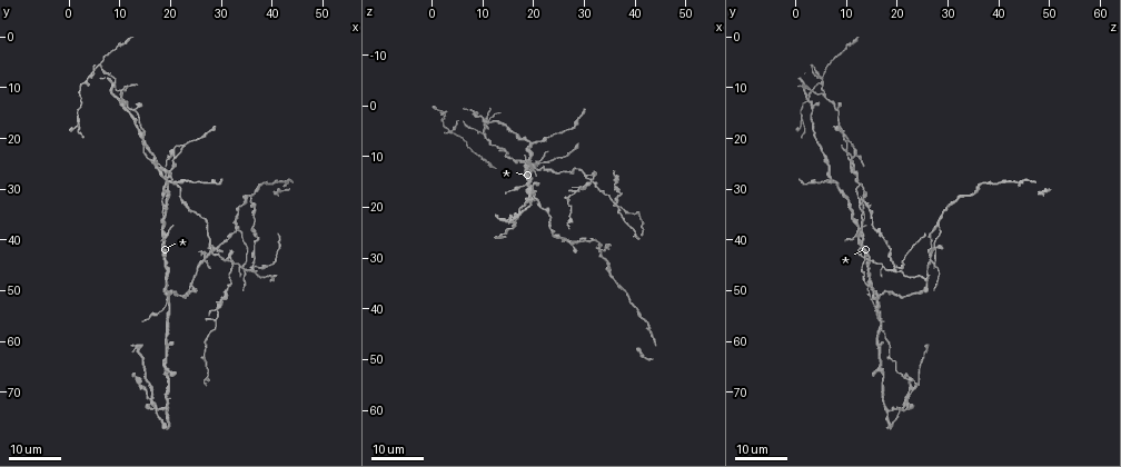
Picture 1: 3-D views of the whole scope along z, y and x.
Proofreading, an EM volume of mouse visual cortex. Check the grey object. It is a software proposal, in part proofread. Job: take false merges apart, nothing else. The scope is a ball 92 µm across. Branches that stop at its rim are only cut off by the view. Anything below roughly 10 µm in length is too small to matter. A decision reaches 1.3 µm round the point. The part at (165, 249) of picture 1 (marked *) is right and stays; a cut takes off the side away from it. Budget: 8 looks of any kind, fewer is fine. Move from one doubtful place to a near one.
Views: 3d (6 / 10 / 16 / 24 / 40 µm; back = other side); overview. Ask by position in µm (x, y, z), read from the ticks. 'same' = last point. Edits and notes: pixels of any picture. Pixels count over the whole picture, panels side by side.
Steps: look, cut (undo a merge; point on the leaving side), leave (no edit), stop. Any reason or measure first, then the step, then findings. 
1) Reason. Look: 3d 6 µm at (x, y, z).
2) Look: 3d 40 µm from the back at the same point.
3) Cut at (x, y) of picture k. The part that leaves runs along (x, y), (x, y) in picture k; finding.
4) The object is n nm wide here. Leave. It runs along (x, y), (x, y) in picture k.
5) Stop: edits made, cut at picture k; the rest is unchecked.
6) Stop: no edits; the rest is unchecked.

Look: 3d 16 µm at (20.0, 27.0, 12.5).

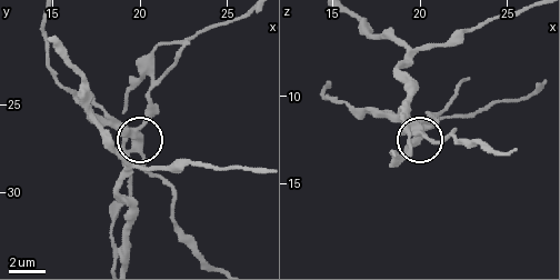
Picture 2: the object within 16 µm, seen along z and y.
Closer look. Look: 3d 10 µm at (19.8, 27.3, 12.2).

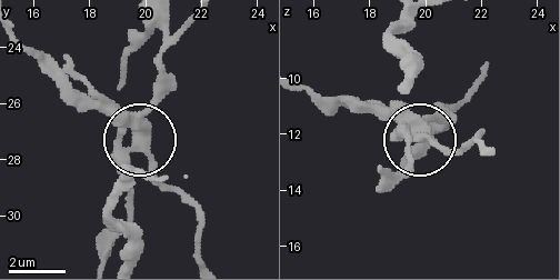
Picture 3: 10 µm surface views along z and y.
The side arm is 52 µm long. Leave. It runs along (102, 260), (127, 218), (127, 160), (136, 139), (100, 98) in picture 3; continuous, no second neuron.

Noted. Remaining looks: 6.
Small branch off a trunk. Look: 3d 24 µm at (3.5, 8.5, 5.5).

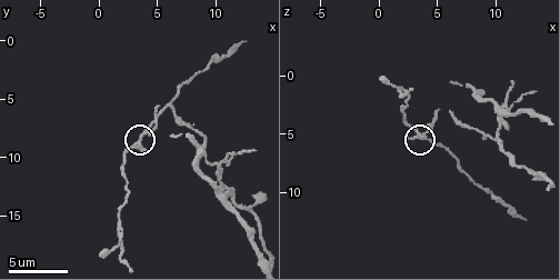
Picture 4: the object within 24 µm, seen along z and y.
Look: 3d 6 µm at (3.4, 8.8, 5.2).

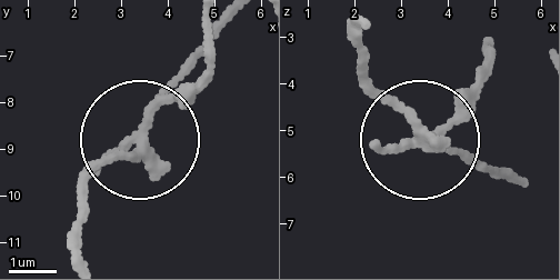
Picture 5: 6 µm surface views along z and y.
5 arms meet here. Leave. All the same neuron.

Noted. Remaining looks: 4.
Three arms meet. Look: 3d 16 µm at (30.5, 43.5, 13.5).

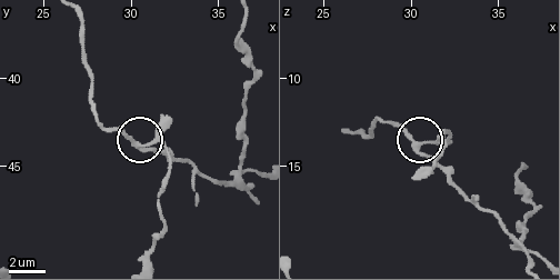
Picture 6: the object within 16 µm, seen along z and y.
Look: 3d 10 µm at (30.5, 43.7, 13.8).

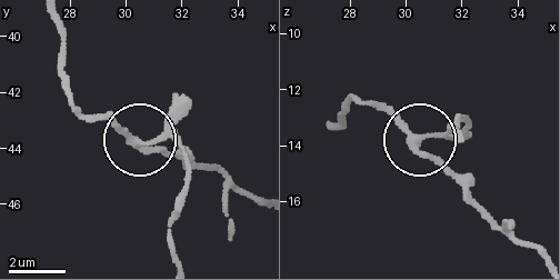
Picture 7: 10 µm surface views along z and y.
3 arms meet here. Leave. It runs along (53, 23), (63, 88), (78, 109), (204, 167) in picture 7; one neuron here.

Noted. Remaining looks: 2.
Four or more arms meet. Look: 3d 16 µm at (19.0, 52.5, 15.5).

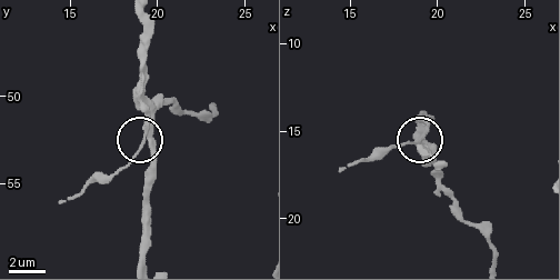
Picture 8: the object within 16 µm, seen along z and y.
Zoom in. Look: 3d 10 µm at (19.3, 52.7, 15.5).

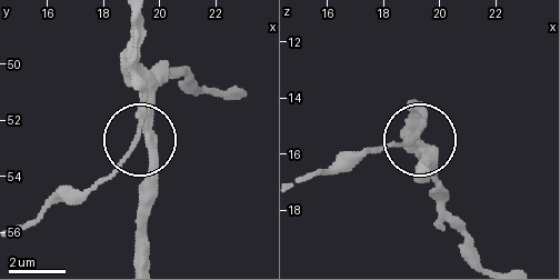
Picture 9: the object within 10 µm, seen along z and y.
4 arms meet here. Leave. It runs along (140, 22), (148, 228) in picture 9; all the same neuron.

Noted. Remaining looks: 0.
Stop: no edits; the rest is unchecked.

